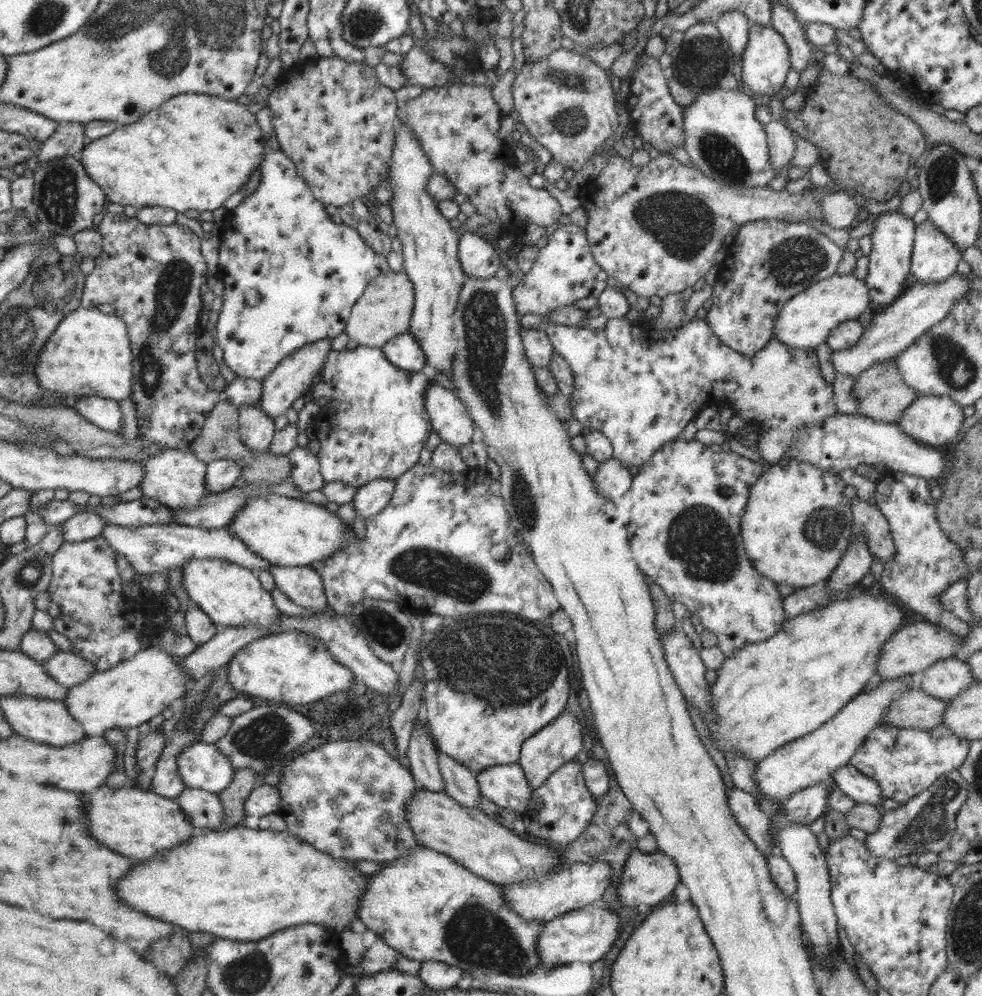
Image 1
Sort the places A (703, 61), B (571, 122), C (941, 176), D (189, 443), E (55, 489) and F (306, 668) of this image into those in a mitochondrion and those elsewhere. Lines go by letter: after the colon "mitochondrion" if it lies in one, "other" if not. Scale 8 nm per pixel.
A: mitochondrion
B: mitochondrion
C: mitochondrion
D: other
E: other
F: other

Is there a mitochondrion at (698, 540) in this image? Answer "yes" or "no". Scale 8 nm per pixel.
yes

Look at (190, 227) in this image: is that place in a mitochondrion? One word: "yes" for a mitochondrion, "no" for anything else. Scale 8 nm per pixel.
no

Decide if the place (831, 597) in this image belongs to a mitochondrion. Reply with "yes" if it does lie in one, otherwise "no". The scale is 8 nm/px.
no

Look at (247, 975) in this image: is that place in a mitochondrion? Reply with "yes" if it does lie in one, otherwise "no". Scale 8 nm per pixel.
yes

